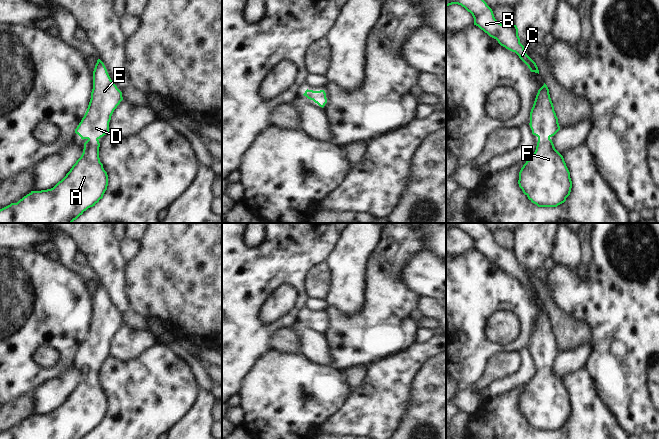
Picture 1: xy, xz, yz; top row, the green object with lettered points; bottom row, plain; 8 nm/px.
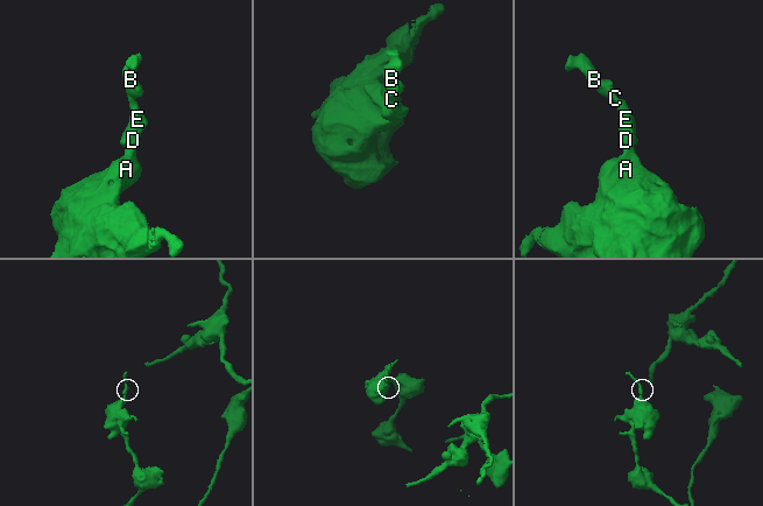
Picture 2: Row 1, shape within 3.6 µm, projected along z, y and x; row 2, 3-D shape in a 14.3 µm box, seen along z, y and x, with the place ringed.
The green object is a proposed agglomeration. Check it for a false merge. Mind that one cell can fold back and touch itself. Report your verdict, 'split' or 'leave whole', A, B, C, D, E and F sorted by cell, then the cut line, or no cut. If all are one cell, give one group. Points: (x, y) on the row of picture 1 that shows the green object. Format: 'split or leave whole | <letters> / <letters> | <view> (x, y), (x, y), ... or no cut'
leave whole | A B C D E F | no cut

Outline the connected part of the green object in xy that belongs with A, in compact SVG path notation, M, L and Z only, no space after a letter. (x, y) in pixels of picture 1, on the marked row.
M98 59L93 71L91 99L84 117L75 129L81 139L87 140L81 157L53 188L31 191L17 203L0 209L0 223L72 223L103 198L108 186L108 175L100 162L99 139L109 133L111 116L122 100L122 92L111 80L104 63Z

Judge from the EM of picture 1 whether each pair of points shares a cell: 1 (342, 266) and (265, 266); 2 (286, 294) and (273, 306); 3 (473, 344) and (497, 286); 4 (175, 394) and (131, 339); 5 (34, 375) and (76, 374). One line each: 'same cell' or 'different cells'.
1: different cells
2: same cell
3: same cell
4: different cells
5: different cells

